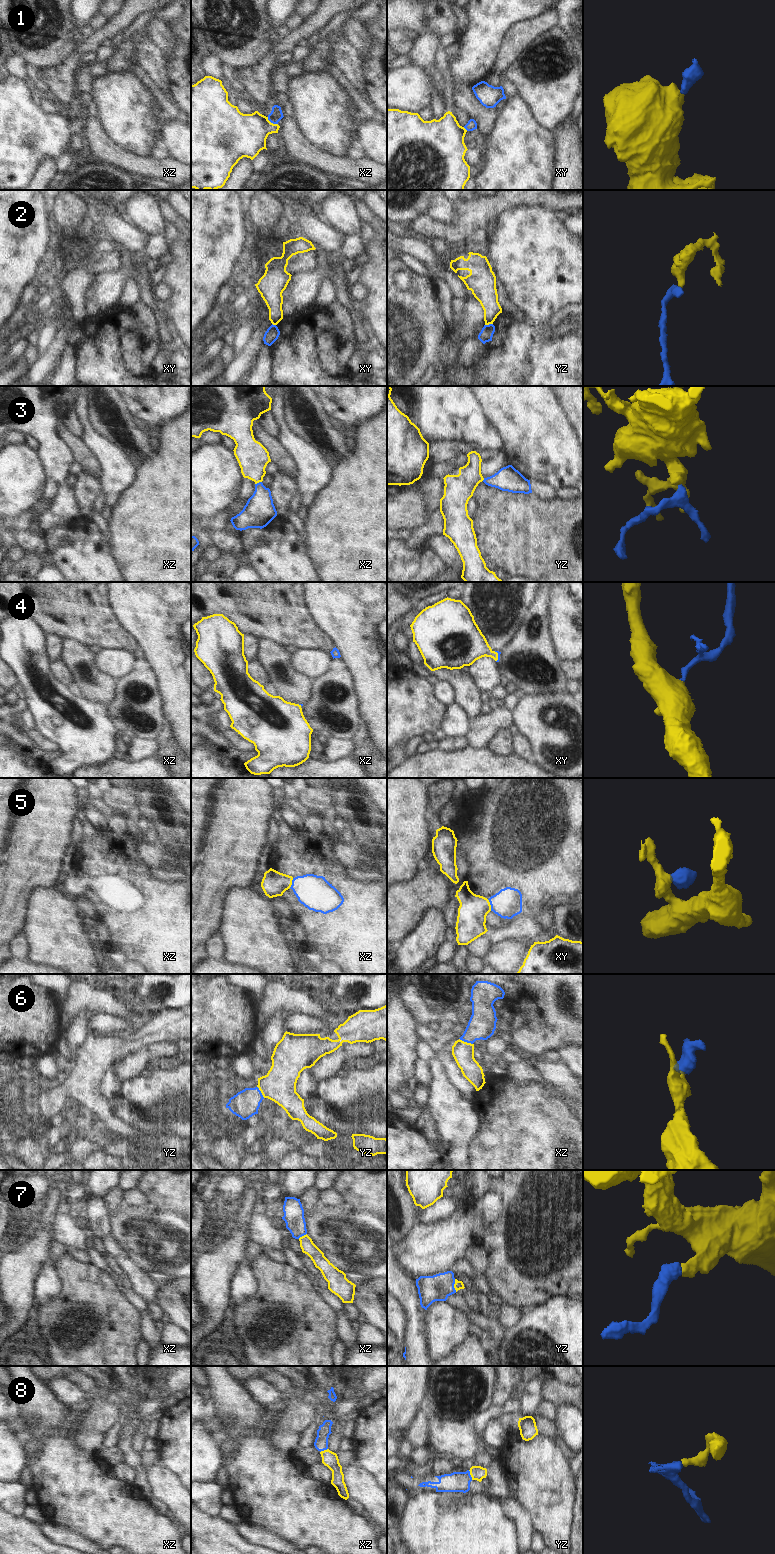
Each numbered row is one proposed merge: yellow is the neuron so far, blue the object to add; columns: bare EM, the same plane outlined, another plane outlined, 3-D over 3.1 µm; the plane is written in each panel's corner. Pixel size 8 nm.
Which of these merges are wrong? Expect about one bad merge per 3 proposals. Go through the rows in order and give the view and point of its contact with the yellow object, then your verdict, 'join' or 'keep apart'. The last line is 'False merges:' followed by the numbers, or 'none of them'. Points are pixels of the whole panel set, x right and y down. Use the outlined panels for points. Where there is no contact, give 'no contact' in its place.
1: xz (272, 123) | join
2: yz (488, 324) | keep apart
3: xz (258, 482) | join
4: xy (497, 656) | join
5: xy (490, 905) | join
6: xz (466, 1042) | join
7: yz (454, 1285) | join
8: yz (470, 1474) | join
False merges: 2

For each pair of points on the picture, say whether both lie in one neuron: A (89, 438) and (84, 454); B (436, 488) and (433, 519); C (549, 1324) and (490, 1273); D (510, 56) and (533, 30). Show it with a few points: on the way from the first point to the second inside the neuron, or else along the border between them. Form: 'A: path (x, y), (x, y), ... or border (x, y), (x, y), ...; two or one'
A: border (81, 437), (100, 465); two
B: path (432, 496), (432, 511); one
C: border (551, 1297), (533, 1307), (527, 1308), (523, 1312); two
D: path (513, 49), (526, 36); one

